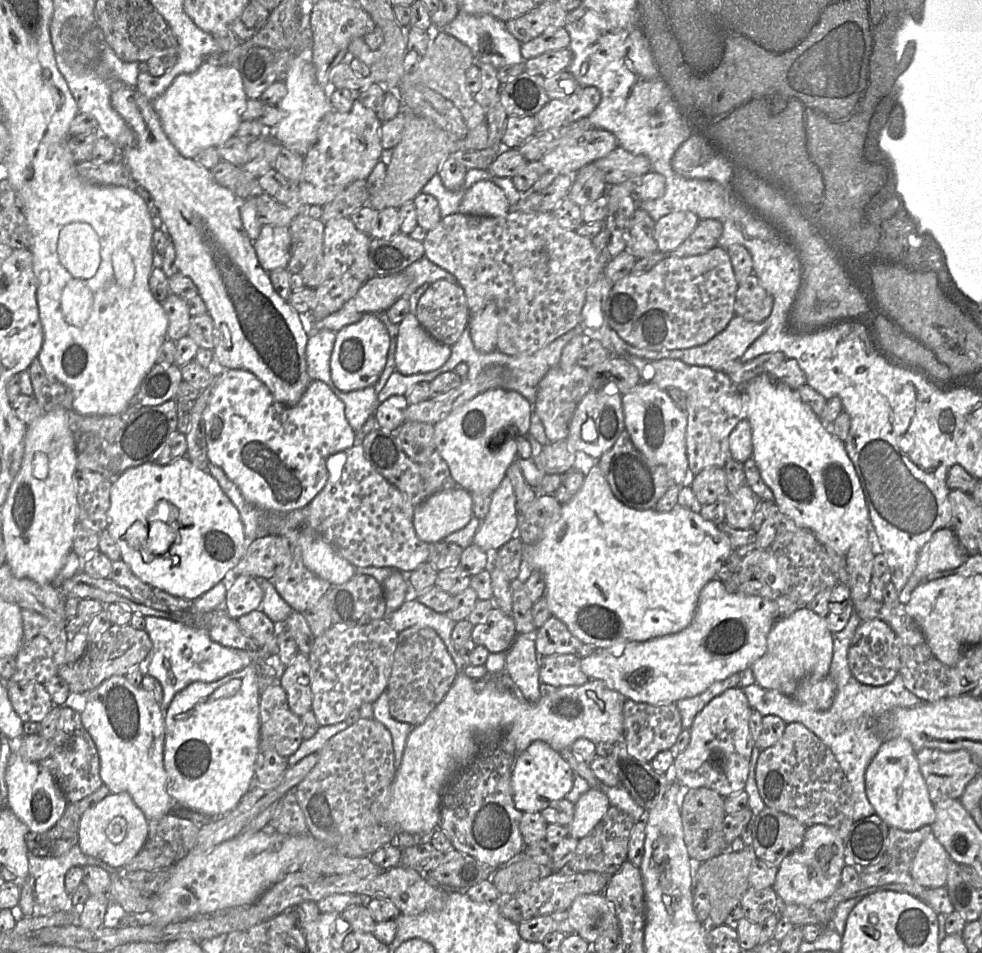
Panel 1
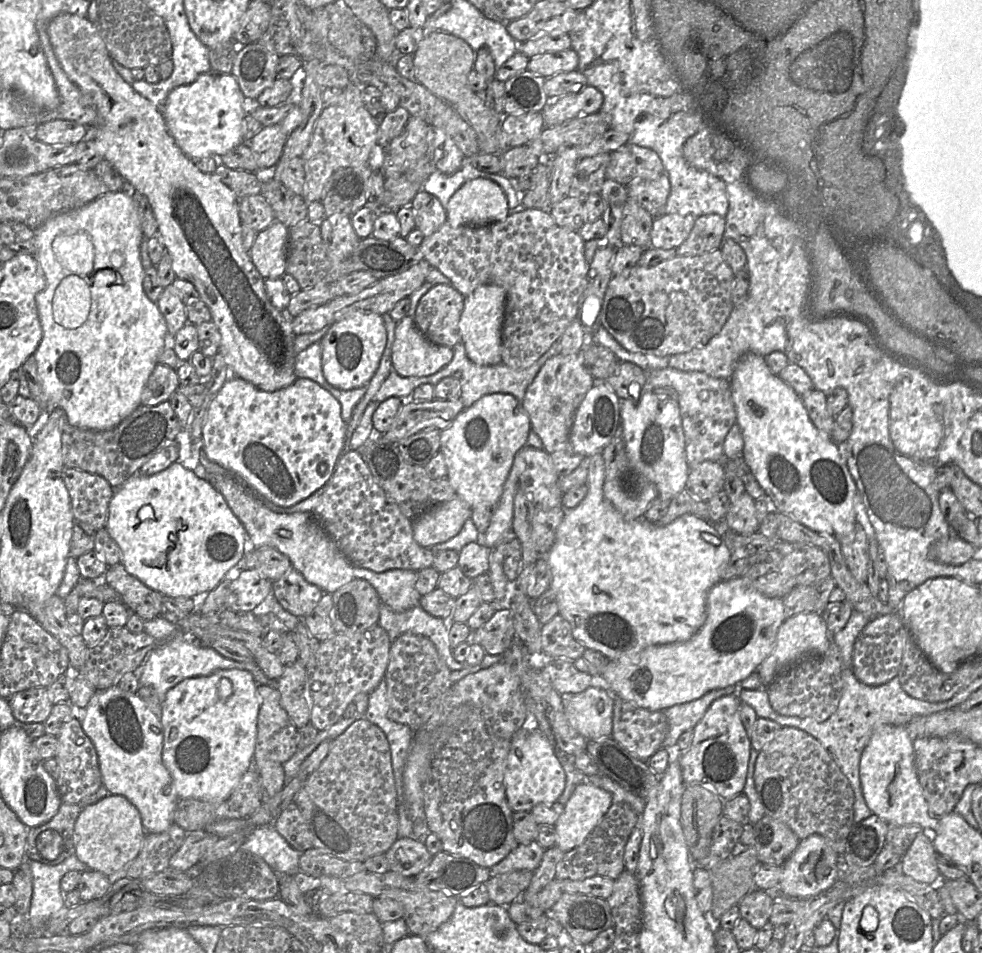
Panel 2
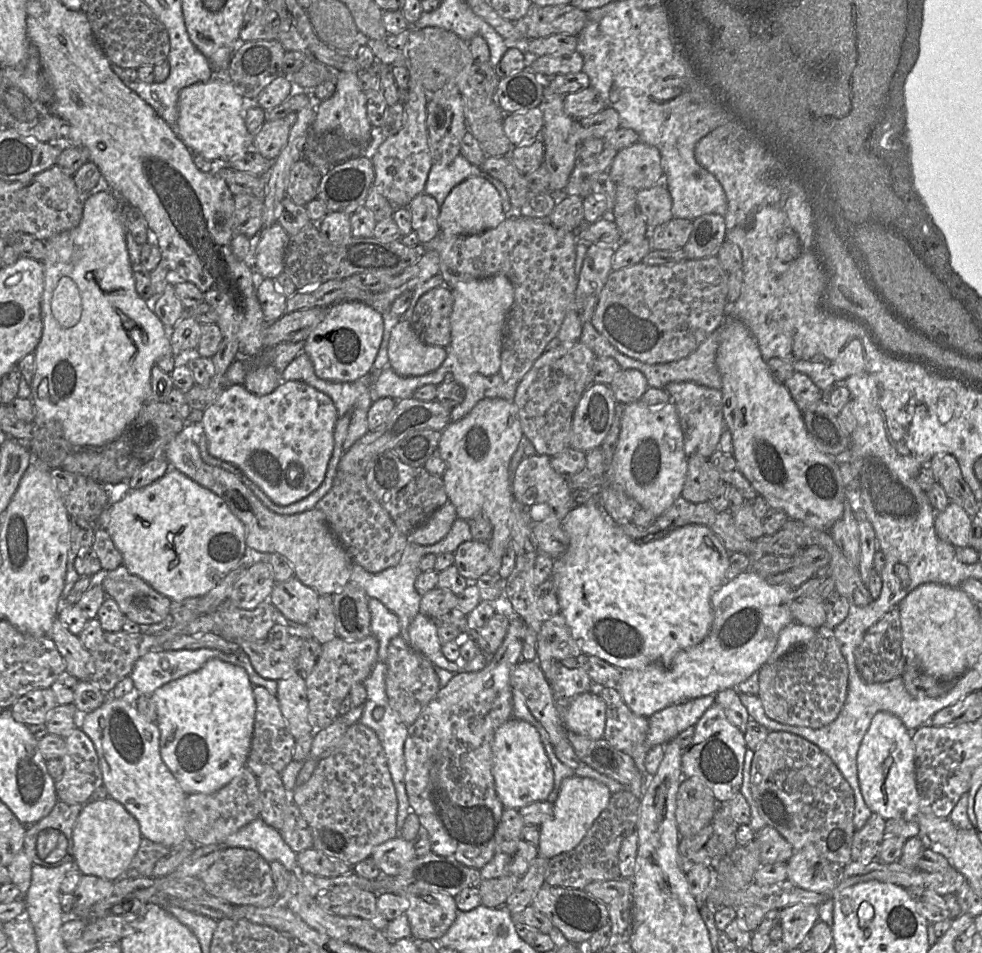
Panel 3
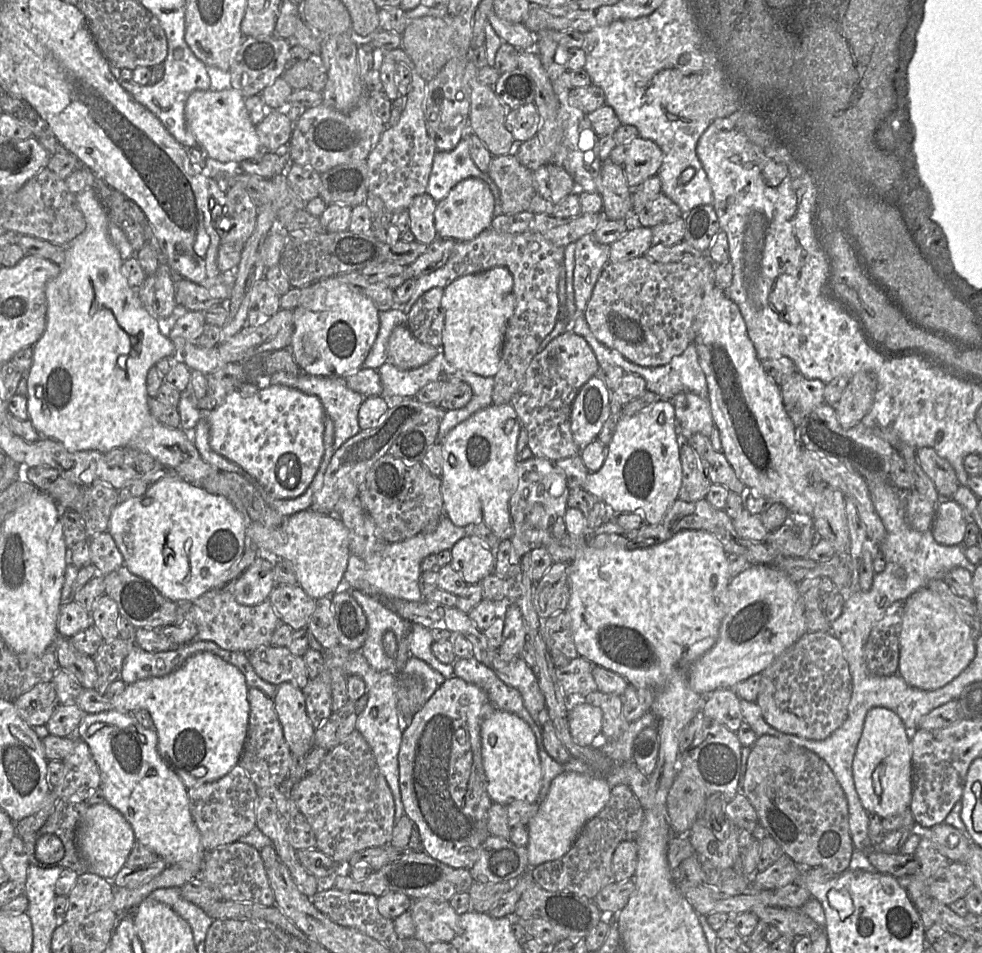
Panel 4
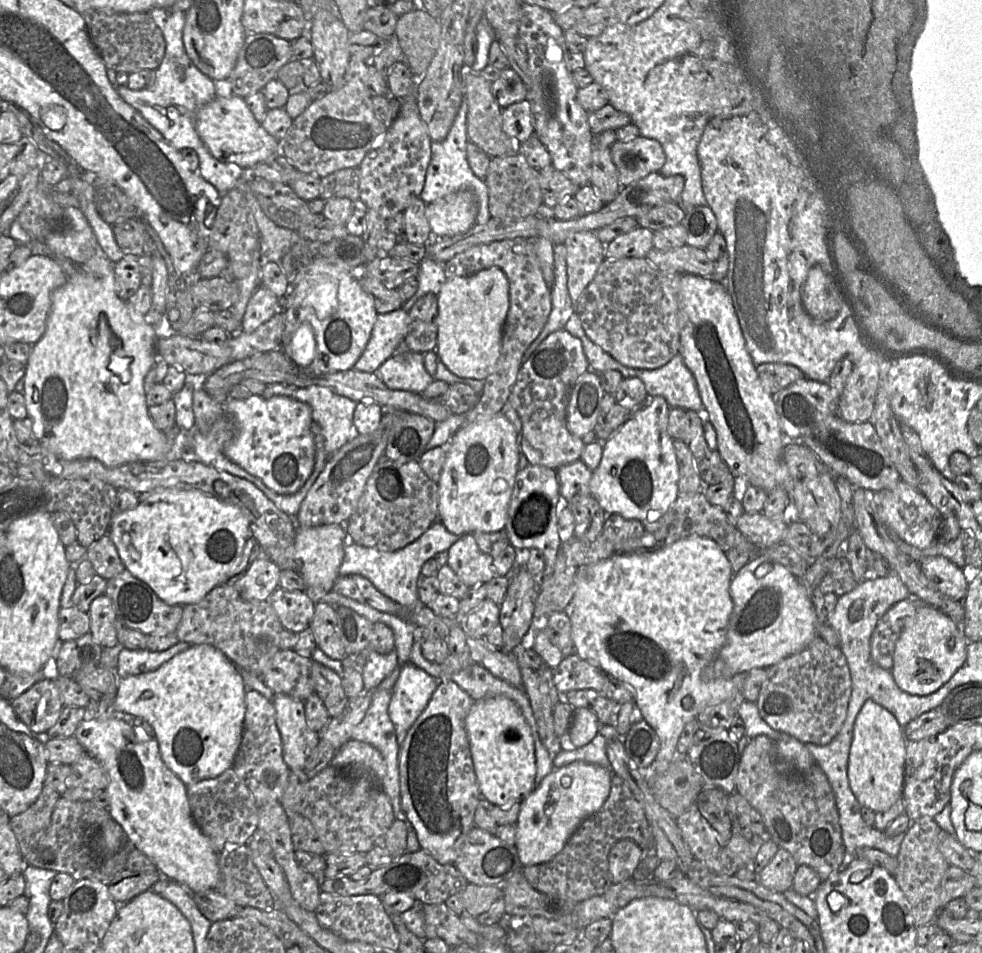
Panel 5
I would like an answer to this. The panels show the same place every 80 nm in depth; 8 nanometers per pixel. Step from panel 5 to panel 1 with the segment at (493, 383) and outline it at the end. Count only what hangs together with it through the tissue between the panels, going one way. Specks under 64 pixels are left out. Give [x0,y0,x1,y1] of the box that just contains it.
[423,209,611,356]

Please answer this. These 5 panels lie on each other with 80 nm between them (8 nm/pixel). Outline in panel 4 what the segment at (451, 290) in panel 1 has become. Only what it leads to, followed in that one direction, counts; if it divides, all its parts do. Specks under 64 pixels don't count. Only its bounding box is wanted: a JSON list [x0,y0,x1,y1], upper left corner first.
[408,287,445,347]

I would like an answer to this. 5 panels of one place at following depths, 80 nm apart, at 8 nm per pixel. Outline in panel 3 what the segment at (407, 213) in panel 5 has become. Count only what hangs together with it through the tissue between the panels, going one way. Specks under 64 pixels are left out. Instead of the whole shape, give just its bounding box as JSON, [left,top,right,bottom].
[409,192,440,244]

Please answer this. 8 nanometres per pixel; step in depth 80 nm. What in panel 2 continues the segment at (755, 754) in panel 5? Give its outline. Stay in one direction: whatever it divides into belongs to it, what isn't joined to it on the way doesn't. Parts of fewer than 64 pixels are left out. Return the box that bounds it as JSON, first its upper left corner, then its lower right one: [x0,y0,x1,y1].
[753,727,854,857]

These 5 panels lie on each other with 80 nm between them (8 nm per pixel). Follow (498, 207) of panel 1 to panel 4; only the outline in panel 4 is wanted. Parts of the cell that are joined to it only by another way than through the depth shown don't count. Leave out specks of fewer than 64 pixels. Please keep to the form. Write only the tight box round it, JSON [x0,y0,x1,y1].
[434,177,494,241]

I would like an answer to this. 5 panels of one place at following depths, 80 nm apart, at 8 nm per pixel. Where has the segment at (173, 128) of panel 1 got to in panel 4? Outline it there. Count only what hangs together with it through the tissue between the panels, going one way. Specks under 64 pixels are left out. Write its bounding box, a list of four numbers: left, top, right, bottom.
[185,88,263,163]

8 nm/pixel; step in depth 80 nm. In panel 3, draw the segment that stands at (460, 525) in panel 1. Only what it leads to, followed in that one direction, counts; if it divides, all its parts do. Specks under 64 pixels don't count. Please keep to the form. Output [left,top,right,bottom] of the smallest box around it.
[409,502,457,545]

